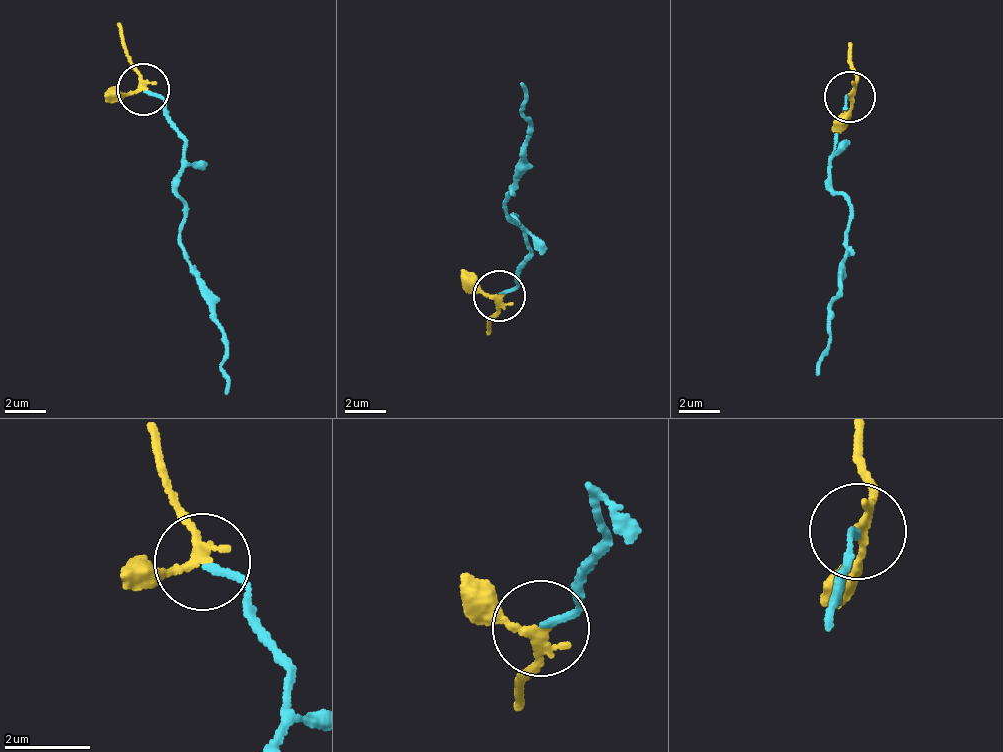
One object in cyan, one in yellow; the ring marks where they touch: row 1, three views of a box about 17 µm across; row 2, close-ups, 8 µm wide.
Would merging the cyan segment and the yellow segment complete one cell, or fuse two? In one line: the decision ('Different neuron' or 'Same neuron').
Different neuron

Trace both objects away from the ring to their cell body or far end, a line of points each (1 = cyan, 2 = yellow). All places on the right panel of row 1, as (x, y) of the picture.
1: (848, 99), (836, 136), (832, 192), (852, 221), (842, 298), (829, 317), (829, 357), (818, 373)
2: (848, 95), (847, 42)

